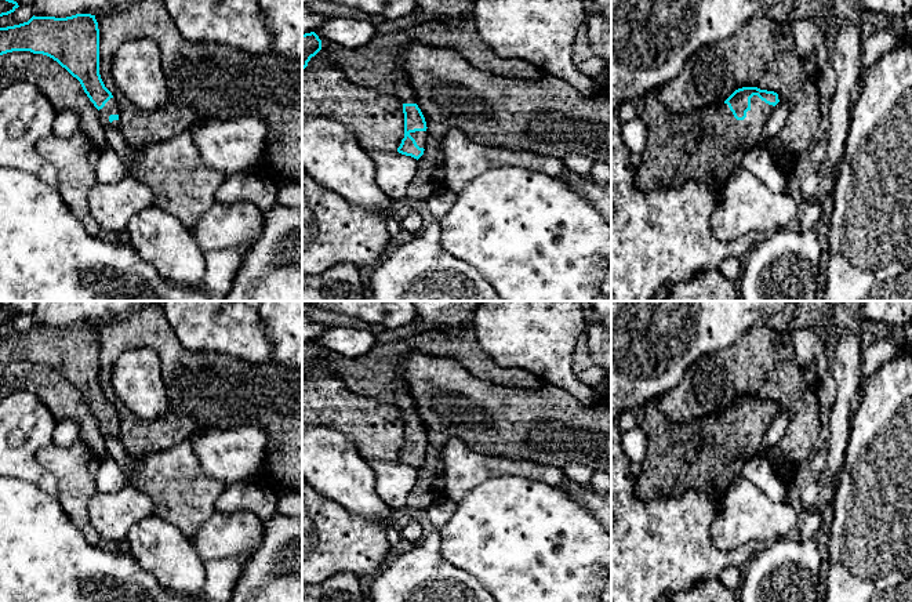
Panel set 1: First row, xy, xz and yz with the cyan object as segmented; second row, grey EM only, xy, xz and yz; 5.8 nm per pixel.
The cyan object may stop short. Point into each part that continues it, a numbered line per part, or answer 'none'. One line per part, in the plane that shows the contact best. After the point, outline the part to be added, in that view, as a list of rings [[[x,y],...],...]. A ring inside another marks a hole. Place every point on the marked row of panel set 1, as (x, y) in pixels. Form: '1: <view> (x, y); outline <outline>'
1: yz (708, 144); outline [[[657,88],[643,98],[639,117],[648,128],[648,139],[642,153],[643,160],[633,173],[633,184],[640,191],[676,186],[688,179],[697,179],[720,195],[733,173],[741,167],[746,152],[756,146],[774,109],[773,105],[753,95],[746,117],[737,120],[724,102],[676,113],[661,101]]]

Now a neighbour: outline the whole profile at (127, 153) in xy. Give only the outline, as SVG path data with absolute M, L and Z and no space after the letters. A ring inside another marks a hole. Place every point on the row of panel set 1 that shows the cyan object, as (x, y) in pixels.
M105 128L108 146L112 148L124 163L137 162L137 149L128 145L119 128Z

